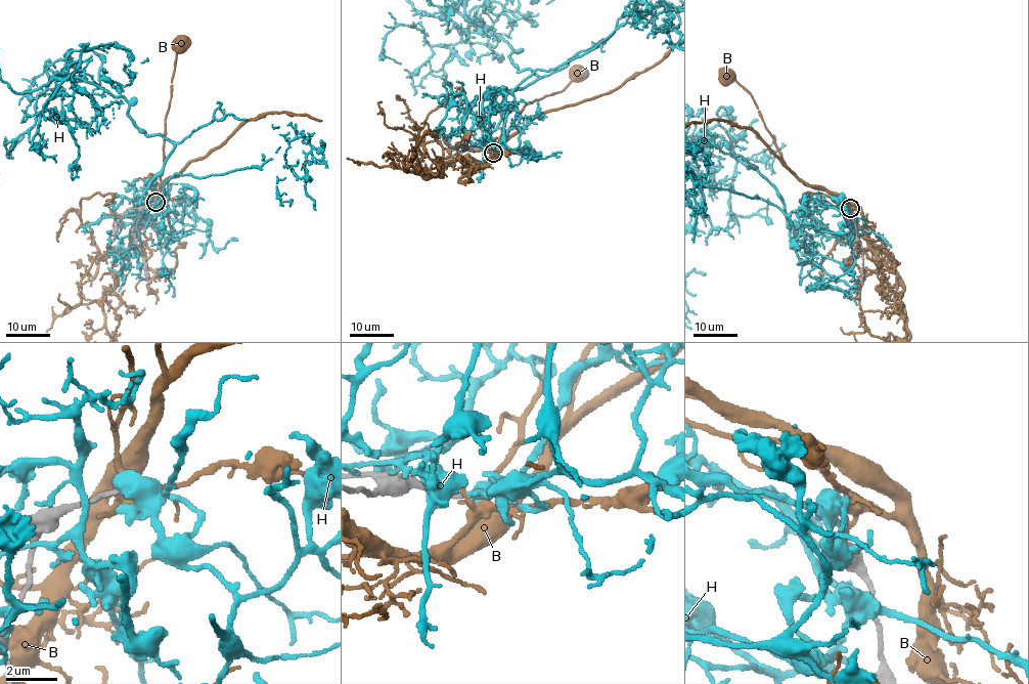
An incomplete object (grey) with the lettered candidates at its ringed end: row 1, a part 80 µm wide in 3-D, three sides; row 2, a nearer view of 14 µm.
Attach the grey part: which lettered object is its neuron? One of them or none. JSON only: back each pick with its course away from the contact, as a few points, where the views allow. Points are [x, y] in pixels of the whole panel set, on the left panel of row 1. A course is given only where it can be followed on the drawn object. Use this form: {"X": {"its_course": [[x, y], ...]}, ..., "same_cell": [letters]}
{"same_cell": []}

